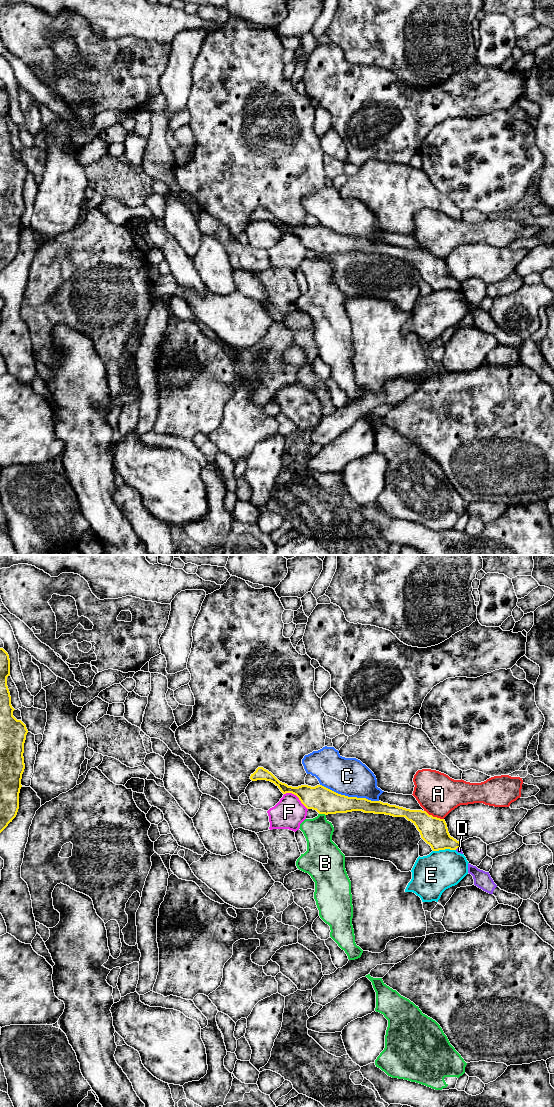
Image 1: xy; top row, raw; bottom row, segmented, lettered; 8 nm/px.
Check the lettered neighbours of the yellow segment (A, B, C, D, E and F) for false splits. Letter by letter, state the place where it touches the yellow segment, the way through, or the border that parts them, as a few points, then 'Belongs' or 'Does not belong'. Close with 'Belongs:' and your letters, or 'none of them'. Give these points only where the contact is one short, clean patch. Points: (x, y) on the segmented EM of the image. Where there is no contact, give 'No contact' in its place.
A: Touches yellow at xy (434, 817). Does not belong
B: Touches yellow at xy (322, 813). Boundary: xy (319, 813), (325, 815). Does not belong
C: Touches yellow at xy (349, 797). Does not belong
D: Touches yellow at xy (457, 847). Path across: xy (433, 830), (444, 841), (457, 847), (459, 850). Belongs
E: Touches yellow at xy (444, 849). Boundary: xy (455, 849), (433, 851). Does not belong
F: Touches yellow at xy (297, 796). Does not belong
Belongs: D

